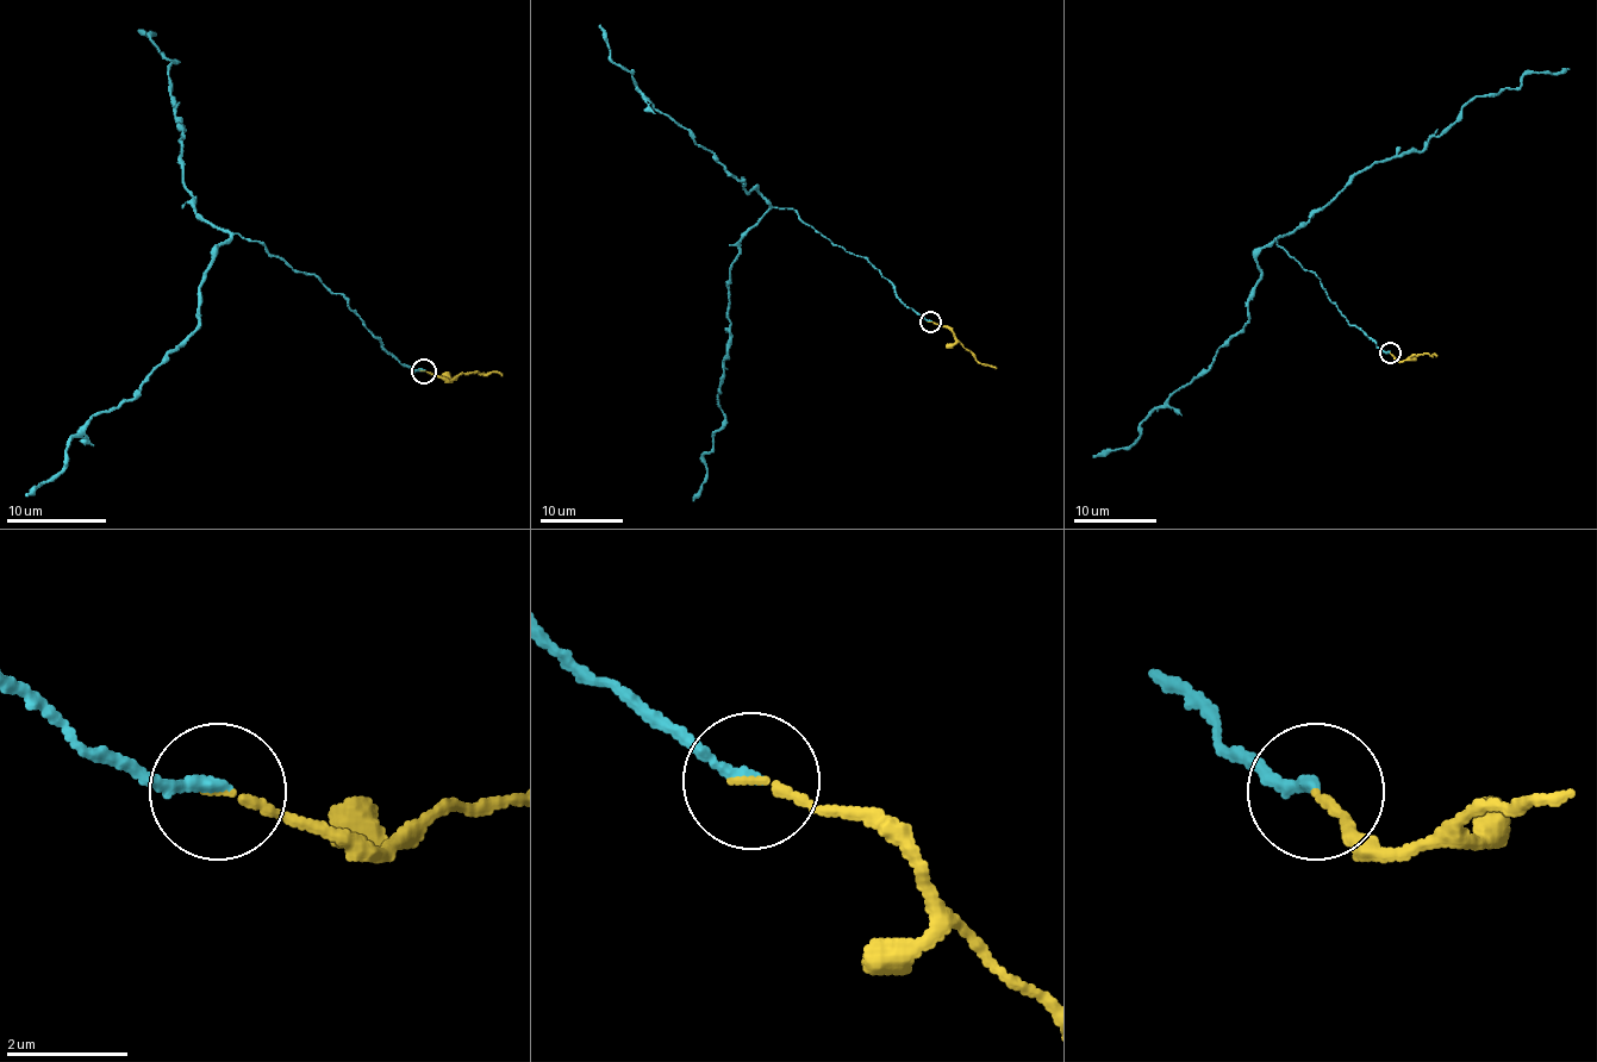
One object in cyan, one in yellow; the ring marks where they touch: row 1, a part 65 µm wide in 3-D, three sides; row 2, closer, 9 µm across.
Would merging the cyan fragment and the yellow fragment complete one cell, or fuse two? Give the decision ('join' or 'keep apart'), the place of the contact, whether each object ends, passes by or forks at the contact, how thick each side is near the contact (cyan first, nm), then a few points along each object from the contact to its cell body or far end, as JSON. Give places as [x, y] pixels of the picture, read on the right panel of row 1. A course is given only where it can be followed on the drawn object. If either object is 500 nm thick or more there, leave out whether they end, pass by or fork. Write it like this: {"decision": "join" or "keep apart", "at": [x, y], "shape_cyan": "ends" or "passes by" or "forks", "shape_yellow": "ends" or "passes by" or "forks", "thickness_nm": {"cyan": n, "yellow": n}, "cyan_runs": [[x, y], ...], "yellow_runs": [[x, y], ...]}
{"decision": "join", "at": [1390, 353], "shape_cyan": "ends", "shape_yellow": "ends", "thickness_nm": {"cyan": 200, "yellow": 130}, "cyan_runs": [[1390, 353], [1351, 325], [1276, 237], [1376, 162], [1420, 152], [1472, 100], [1515, 89], [1528, 73], [1570, 69]], "yellow_runs": [[1390, 353], [1398, 361], [1407, 361], [1414, 355], [1436, 356]]}

